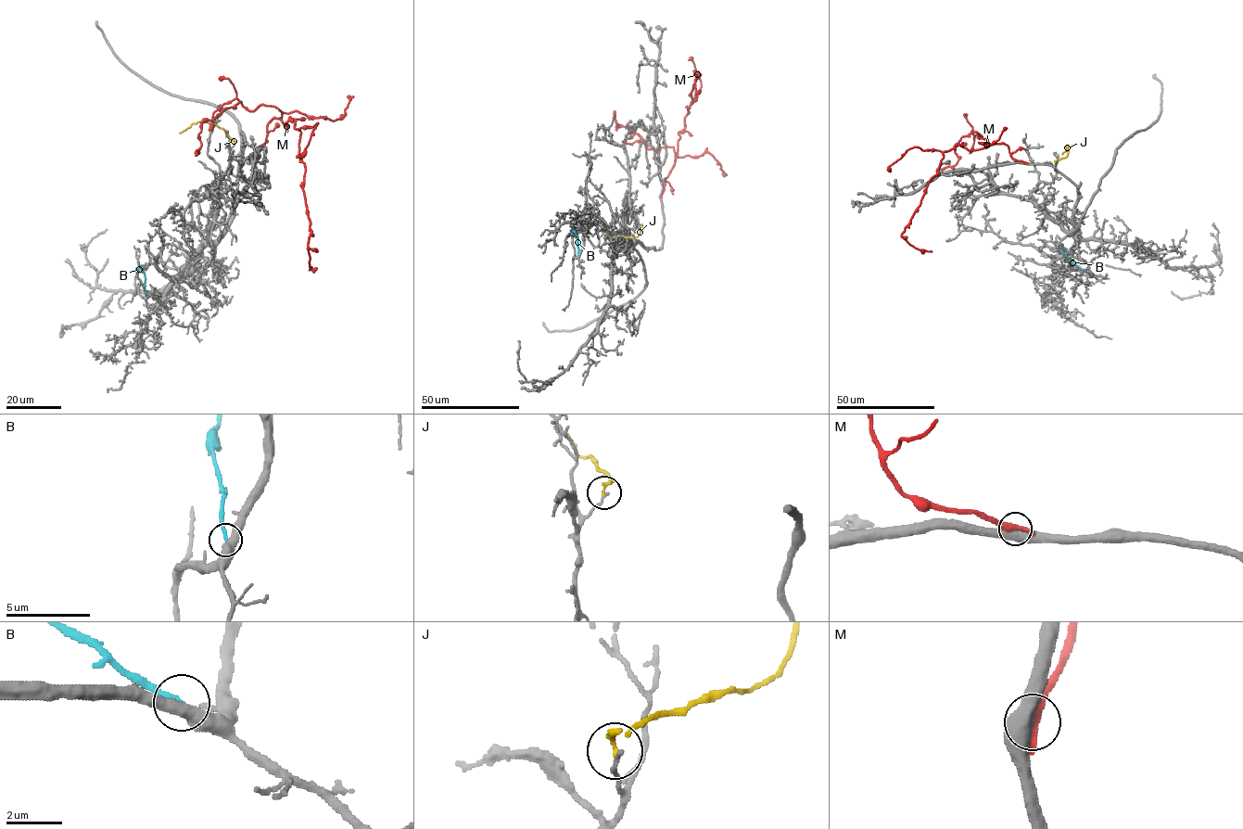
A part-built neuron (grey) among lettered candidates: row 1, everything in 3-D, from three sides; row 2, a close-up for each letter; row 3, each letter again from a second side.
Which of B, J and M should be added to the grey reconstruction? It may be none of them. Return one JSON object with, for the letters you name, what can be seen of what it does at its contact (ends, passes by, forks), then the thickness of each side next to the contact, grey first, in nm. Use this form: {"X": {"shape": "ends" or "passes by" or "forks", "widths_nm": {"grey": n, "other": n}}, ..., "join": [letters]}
{"join": []}

